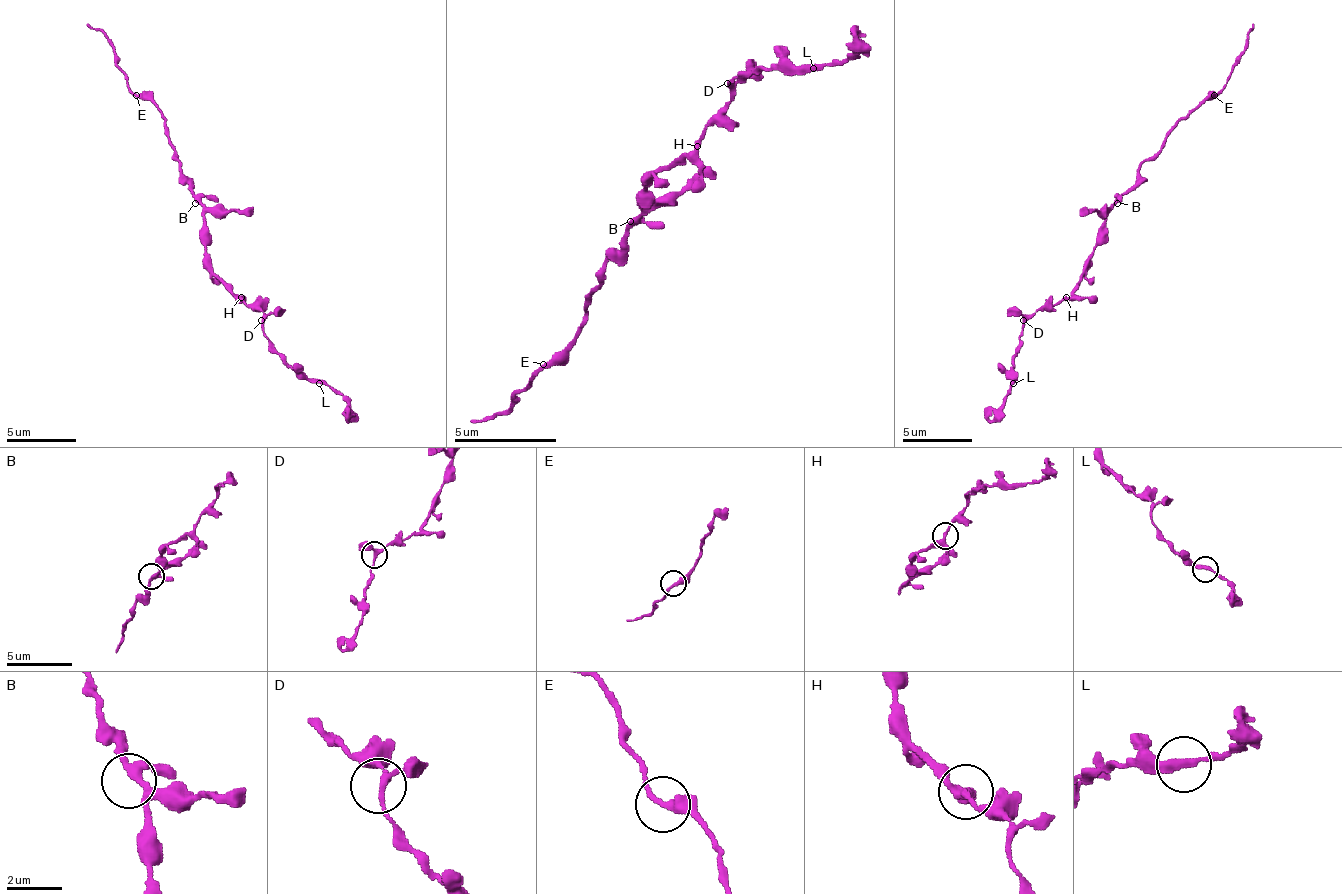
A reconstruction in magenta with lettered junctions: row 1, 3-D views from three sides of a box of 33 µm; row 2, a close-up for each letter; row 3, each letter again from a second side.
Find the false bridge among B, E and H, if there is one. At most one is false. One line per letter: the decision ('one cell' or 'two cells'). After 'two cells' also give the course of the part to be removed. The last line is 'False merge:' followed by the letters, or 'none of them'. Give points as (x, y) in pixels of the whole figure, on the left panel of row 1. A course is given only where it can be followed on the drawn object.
B: one cell
E: one cell
H: one cell
False merge: none of them

